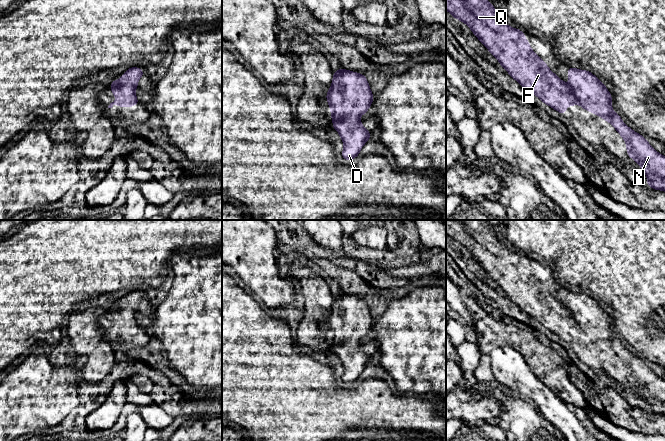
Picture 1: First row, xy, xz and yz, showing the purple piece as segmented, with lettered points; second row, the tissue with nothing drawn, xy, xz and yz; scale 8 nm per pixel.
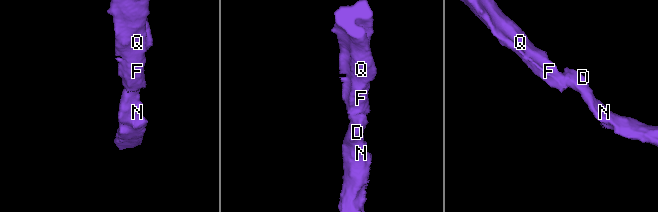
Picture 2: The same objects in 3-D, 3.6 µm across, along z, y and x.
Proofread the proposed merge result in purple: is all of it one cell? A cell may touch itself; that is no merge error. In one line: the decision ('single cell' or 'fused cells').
single cell

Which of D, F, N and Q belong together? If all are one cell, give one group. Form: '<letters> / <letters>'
D F N Q

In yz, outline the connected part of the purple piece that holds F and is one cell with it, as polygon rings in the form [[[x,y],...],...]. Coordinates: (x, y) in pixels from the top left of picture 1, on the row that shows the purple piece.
[[[446,0],[446,10],[452,17],[465,23],[509,75],[543,103],[562,115],[565,114],[568,106],[580,104],[584,110],[590,111],[609,122],[624,139],[628,156],[635,160],[645,172],[648,186],[655,190],[665,191],[665,156],[658,153],[642,135],[629,128],[621,117],[613,111],[612,95],[605,84],[601,83],[595,75],[587,70],[570,67],[567,71],[569,83],[563,82],[535,54],[525,38],[525,34],[520,29],[512,28],[503,22],[494,5],[487,0]]]

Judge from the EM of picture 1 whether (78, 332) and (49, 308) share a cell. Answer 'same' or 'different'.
different

